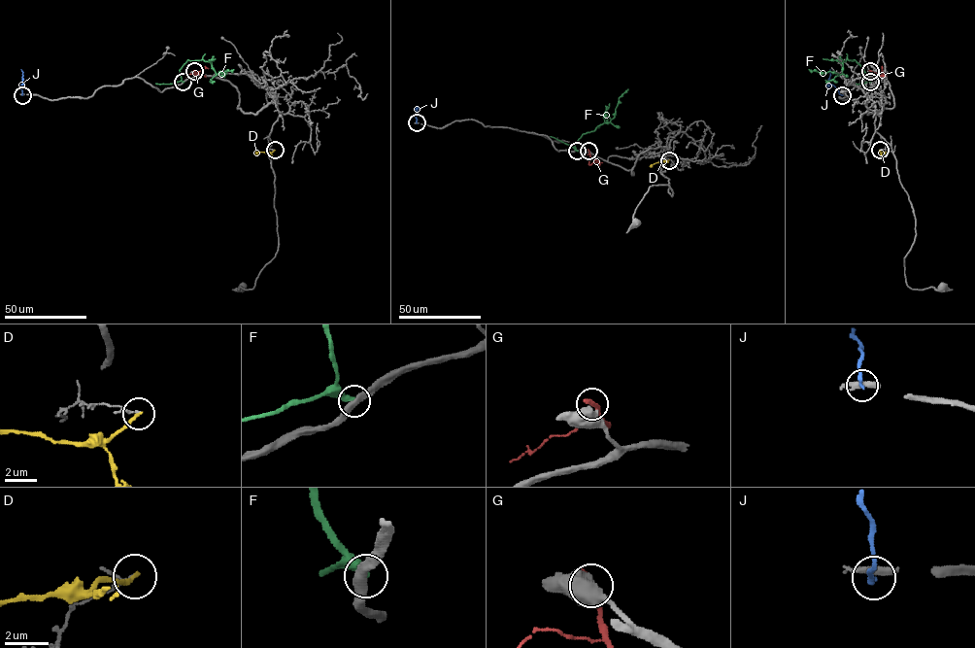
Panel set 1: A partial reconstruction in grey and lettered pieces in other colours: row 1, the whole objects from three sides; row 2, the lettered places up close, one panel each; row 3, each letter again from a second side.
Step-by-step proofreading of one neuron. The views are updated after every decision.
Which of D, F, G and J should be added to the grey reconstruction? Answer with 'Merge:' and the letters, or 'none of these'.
Merge: none of these

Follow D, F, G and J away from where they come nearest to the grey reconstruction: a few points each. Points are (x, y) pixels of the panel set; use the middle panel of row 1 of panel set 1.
D: (668, 160), (650, 166)
F: (577, 151), (574, 145), (584, 134), (593, 131), (615, 117), (619, 98), (627, 88)
G: (588, 150), (589, 164), (602, 162)
J: (417, 123), (415, 114), (418, 109), (415, 110)

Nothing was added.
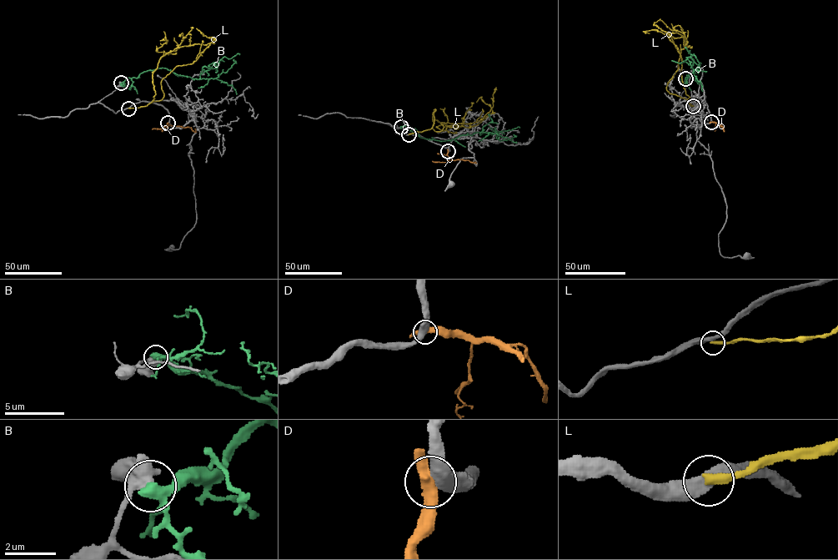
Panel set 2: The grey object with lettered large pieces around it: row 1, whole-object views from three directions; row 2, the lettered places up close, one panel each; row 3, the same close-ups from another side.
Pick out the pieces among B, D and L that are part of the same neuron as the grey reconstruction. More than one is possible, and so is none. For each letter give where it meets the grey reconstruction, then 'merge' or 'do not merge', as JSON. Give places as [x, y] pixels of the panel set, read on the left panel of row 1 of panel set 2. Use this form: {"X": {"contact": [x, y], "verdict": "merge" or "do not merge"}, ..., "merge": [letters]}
{"B": {"contact": [121, 83], "verdict": "do not merge"}, "D": {"contact": [168, 123], "verdict": "do not merge"}, "L": {"contact": [128, 108], "verdict": "do not merge"}, "merge": []}

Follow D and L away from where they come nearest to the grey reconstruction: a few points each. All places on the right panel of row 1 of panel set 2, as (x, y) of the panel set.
D: (711, 122), (718, 123), (722, 128)
L: (693, 106), (667, 90), (667, 83), (677, 69), (685, 39), (674, 37), (661, 30), (654, 23), (659, 20)

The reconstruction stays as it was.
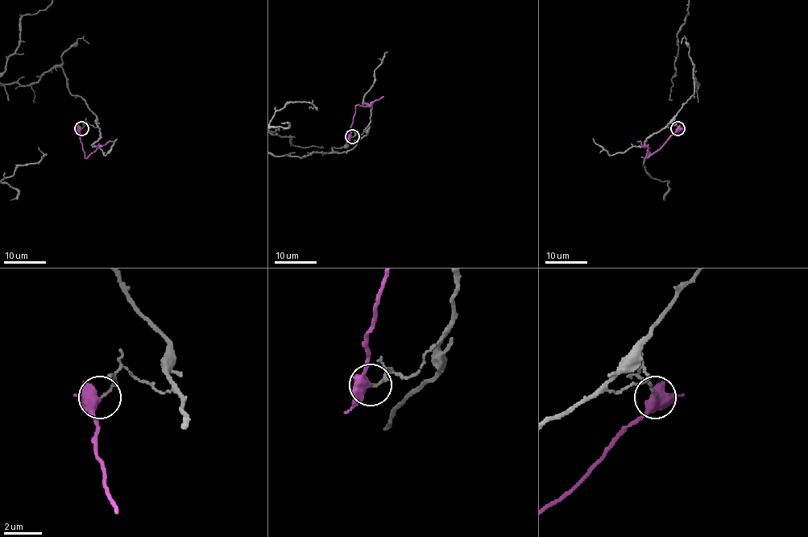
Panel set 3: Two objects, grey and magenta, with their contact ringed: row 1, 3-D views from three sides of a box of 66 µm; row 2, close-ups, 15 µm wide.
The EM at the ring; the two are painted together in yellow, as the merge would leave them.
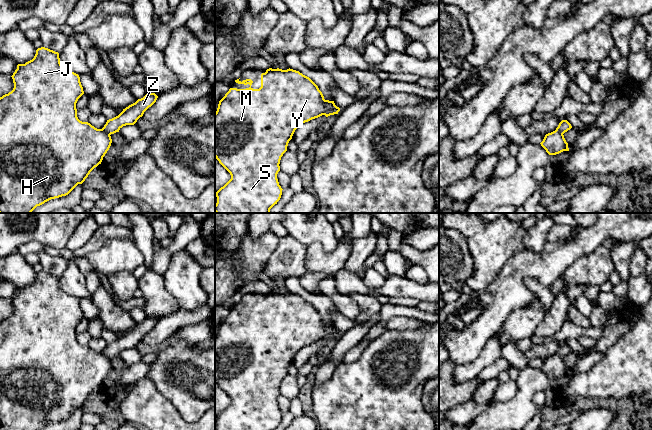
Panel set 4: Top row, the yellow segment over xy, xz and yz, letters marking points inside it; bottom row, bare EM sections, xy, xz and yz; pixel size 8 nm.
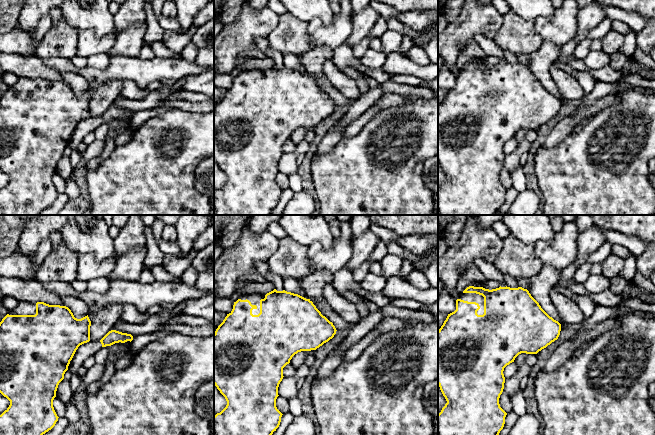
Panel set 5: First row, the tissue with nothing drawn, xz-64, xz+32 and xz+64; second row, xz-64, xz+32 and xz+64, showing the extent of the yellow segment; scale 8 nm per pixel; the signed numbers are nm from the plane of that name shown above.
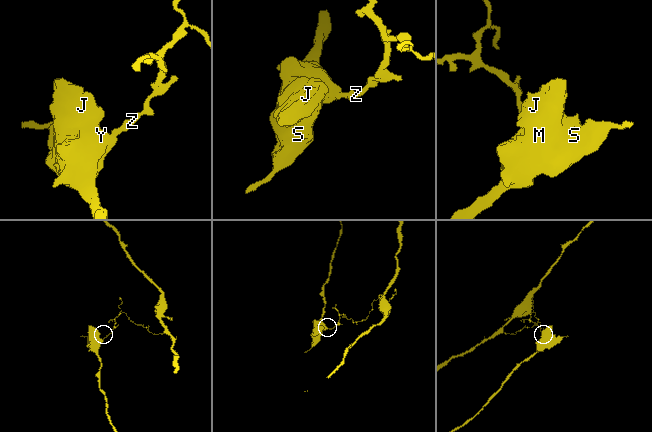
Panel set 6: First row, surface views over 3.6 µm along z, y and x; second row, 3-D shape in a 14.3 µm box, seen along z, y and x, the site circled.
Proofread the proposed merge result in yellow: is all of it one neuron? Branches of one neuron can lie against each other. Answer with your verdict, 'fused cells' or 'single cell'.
fused cells

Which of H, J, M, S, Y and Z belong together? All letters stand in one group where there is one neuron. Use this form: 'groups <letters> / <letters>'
groups H J M S Y / Z

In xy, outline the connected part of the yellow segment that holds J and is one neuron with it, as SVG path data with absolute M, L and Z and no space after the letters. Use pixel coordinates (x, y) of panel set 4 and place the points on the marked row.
M38 48L34 58L18 64L11 76L14 88L0 97L0 213L31 213L45 202L68 195L101 164L109 150L110 134L77 117L76 103L84 94L78 74L60 63L59 53Z

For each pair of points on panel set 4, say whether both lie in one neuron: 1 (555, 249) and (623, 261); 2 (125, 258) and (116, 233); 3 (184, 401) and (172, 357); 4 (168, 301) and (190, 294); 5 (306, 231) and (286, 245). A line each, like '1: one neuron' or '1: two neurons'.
1: two neurons
2: two neurons
3: one neuron
4: two neurons
5: two neurons

